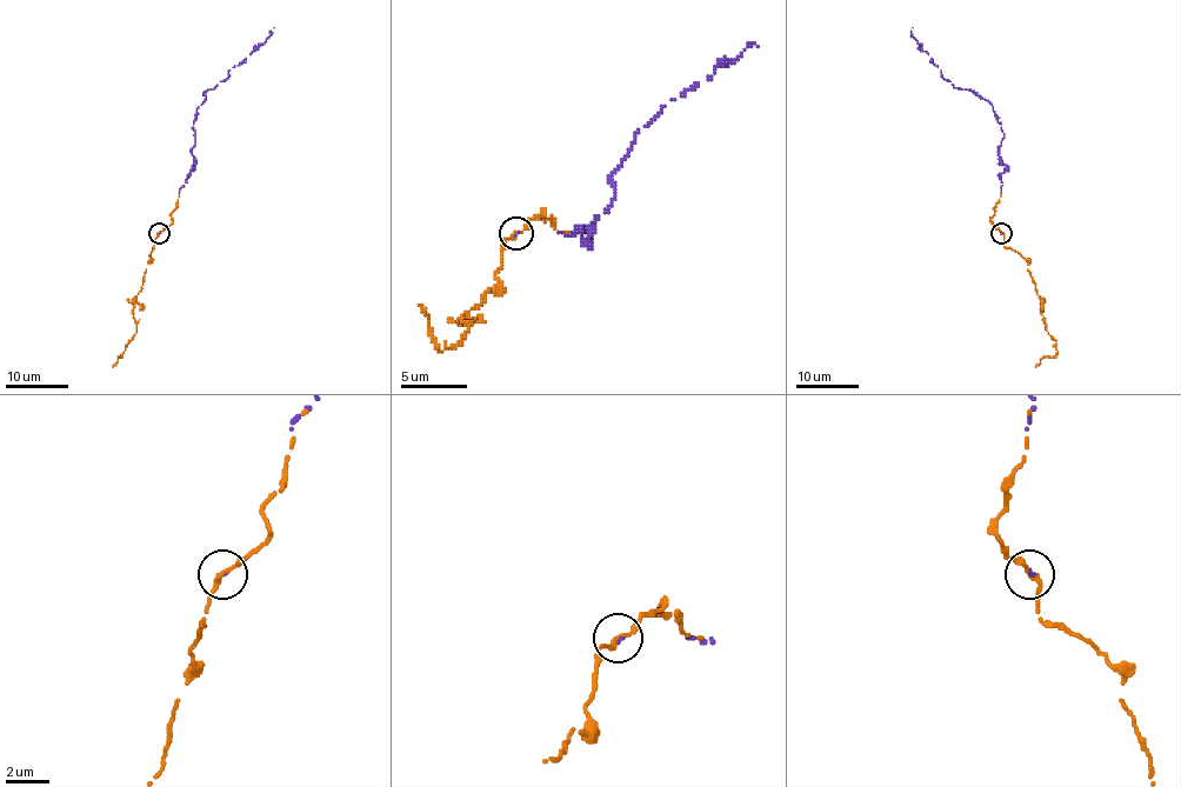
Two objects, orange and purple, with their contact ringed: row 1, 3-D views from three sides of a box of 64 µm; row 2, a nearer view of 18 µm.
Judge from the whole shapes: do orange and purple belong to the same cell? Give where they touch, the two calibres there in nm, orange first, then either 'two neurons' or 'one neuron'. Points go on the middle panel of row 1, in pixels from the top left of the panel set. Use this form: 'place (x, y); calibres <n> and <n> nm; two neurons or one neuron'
place (515, 233); calibres 220 and 130 nm; one neuron

